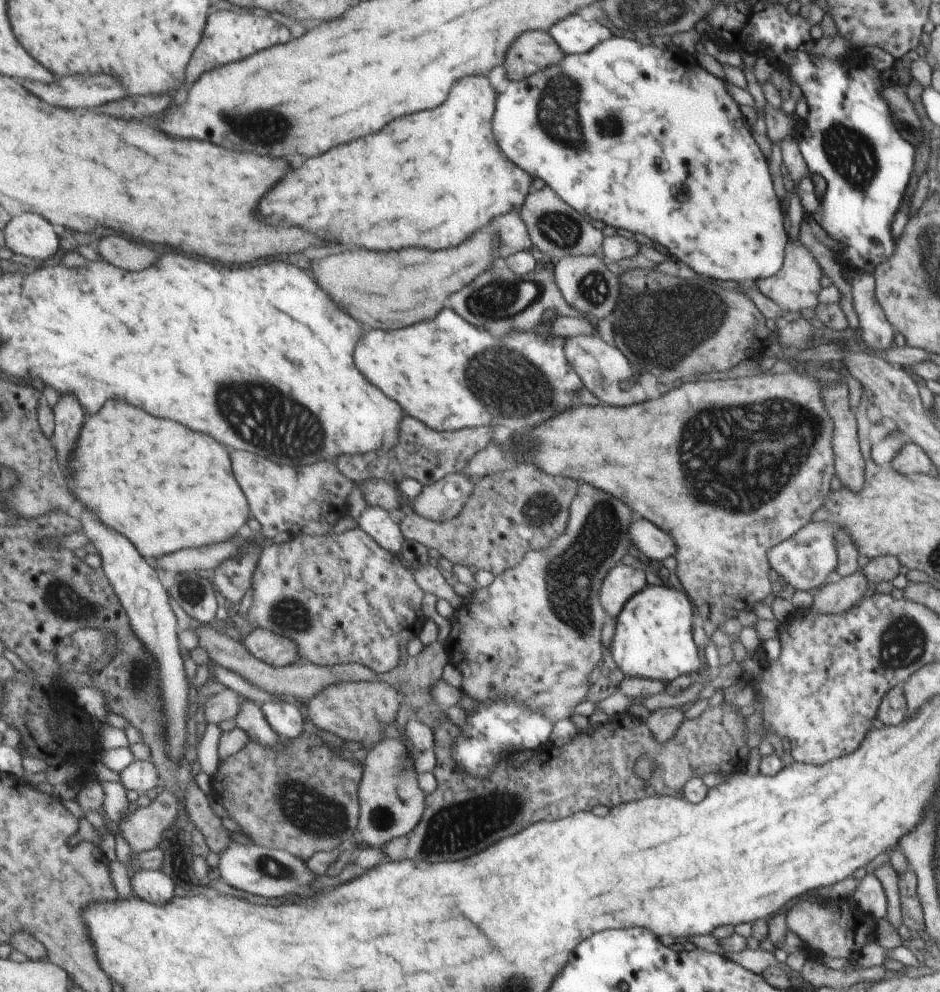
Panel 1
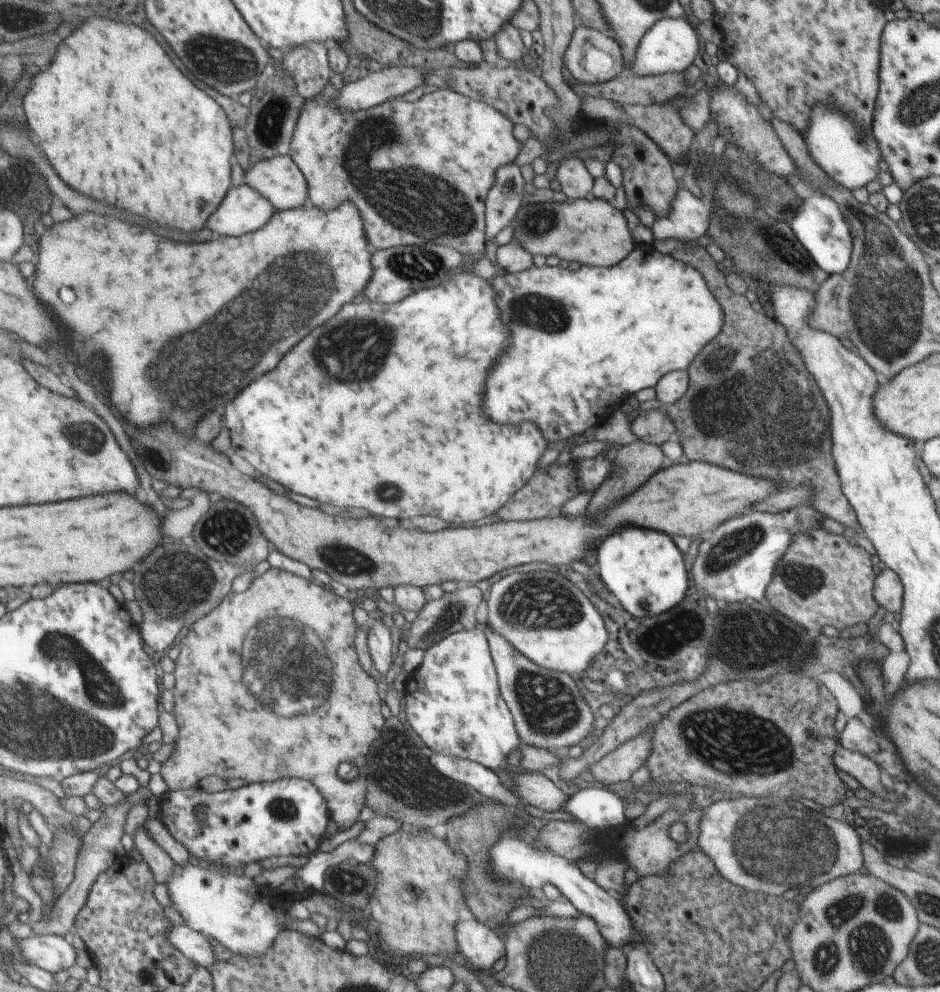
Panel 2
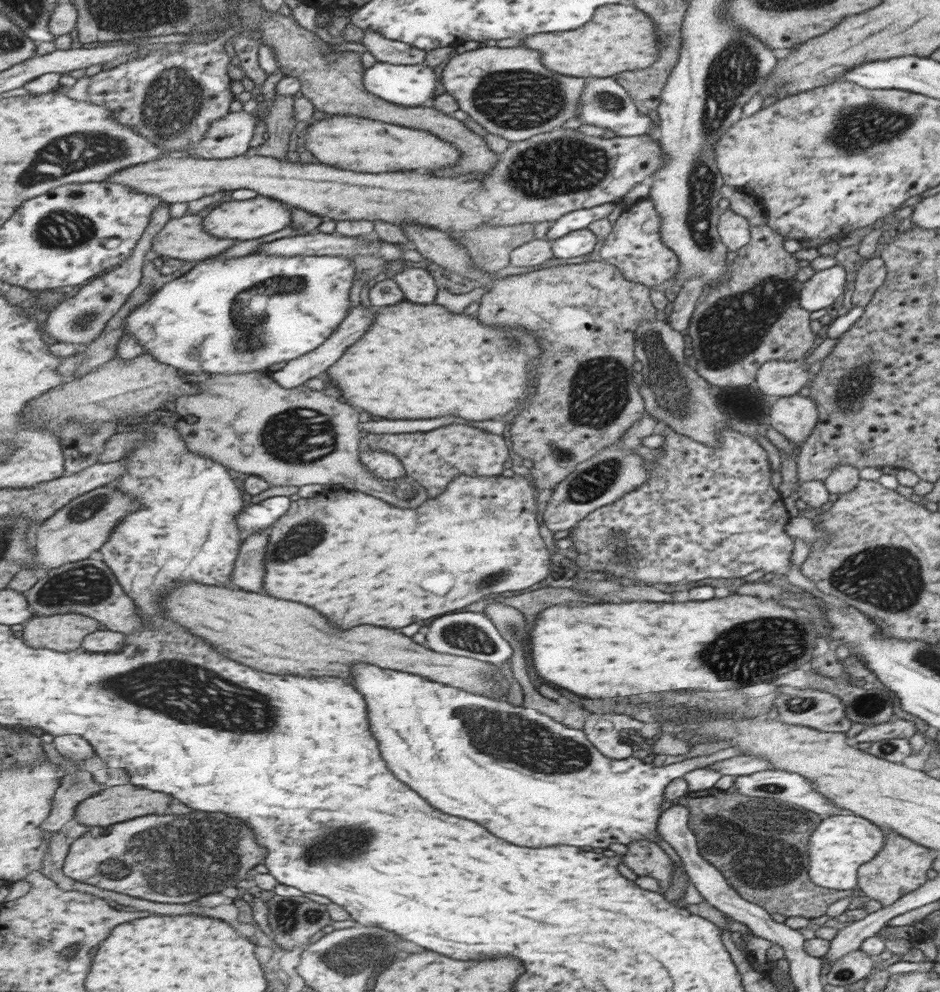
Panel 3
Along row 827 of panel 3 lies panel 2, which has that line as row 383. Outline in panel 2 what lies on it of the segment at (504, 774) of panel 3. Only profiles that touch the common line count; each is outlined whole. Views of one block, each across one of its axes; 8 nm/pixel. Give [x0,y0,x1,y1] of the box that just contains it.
[481,245,724,444]

